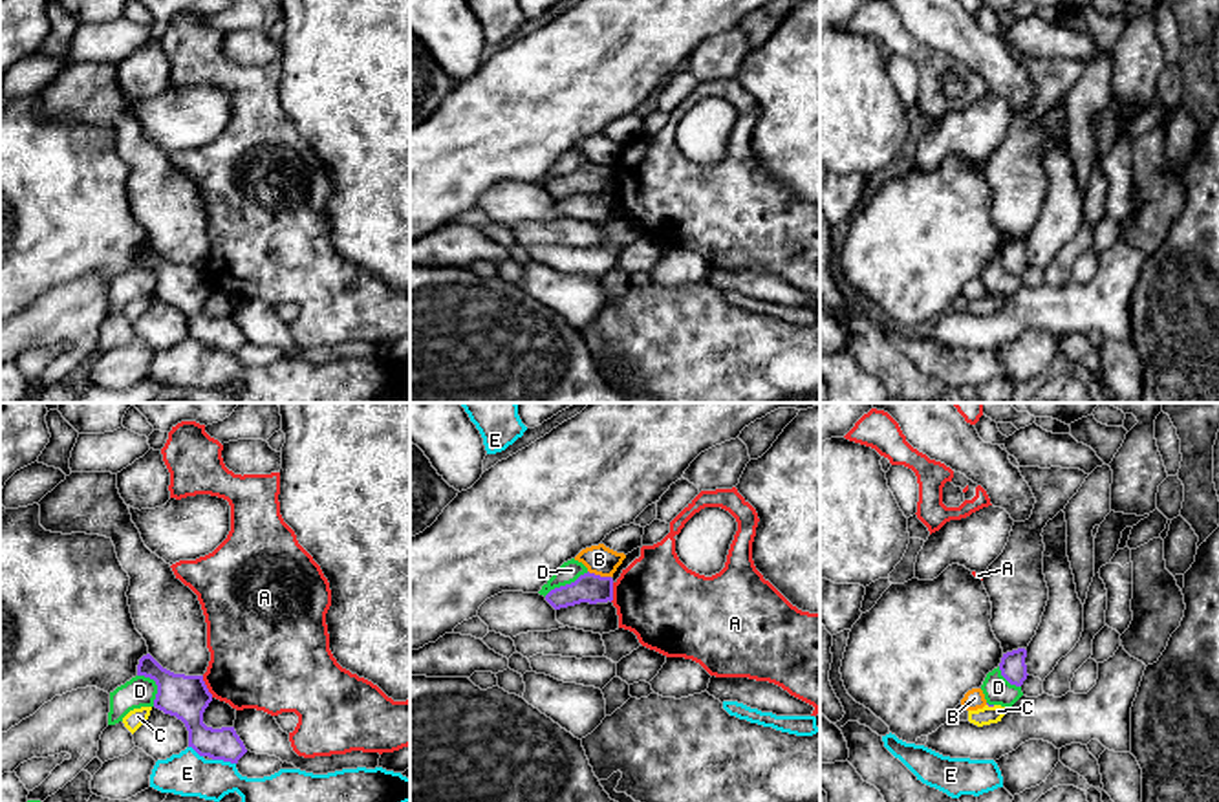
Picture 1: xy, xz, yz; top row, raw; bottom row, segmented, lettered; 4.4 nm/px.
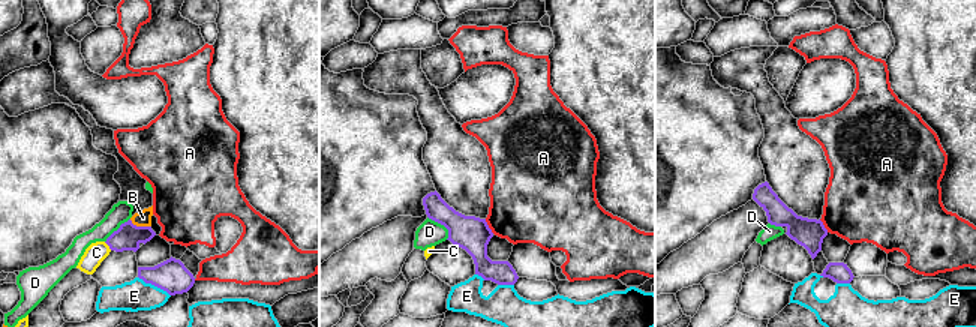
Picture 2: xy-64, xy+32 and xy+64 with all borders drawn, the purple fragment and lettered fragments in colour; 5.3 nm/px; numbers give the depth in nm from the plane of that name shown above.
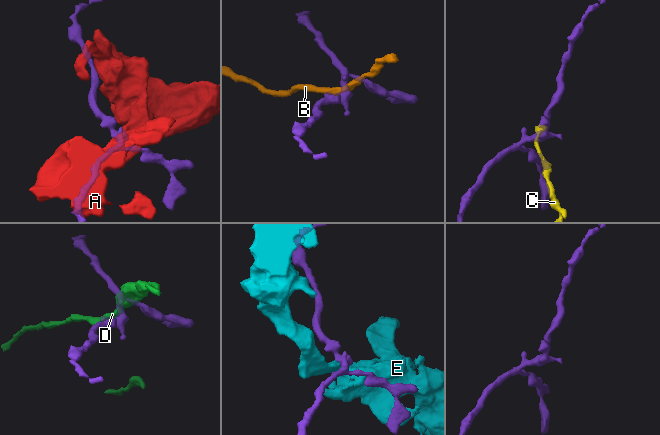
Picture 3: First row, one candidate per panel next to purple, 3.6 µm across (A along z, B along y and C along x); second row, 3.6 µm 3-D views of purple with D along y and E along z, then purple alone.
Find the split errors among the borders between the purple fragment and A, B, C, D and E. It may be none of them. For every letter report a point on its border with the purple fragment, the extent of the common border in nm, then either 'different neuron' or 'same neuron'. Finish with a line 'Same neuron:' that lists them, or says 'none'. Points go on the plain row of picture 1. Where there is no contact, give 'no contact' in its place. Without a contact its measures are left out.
A: contact xy (205, 277); length 110 nm; different neuron
B: contact xz (599, 165); length 110 nm; different neuron
C: contact yz (991, 295); length 40 nm; different neuron
D: contact xz (566, 174); length 220 nm; different neuron
E: contact xy (224, 350); length 110 nm; different neuron
Same neuron: none

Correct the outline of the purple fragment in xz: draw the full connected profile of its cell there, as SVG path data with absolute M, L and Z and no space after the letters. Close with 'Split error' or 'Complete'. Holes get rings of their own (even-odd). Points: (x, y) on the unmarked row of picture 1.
M584 163L575 172L551 179L545 190L555 198L567 198L580 192L611 192L613 190L613 168L595 163Z. Complete

